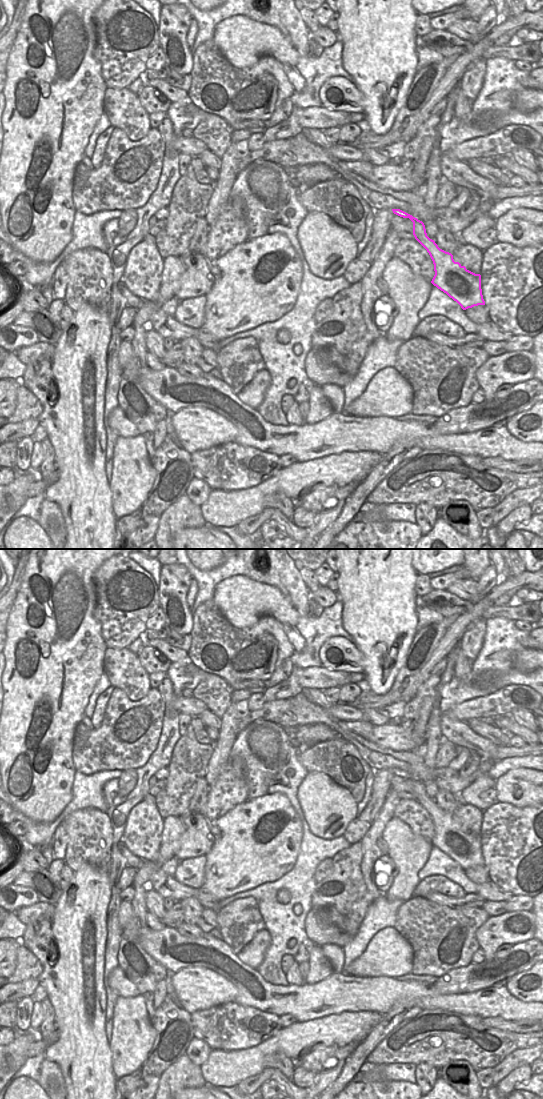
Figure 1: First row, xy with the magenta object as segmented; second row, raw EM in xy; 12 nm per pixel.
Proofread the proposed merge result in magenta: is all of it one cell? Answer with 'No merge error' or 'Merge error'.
No merge error

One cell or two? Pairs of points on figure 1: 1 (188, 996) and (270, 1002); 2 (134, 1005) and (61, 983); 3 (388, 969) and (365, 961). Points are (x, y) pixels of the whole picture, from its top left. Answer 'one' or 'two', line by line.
1: two
2: two
3: one

